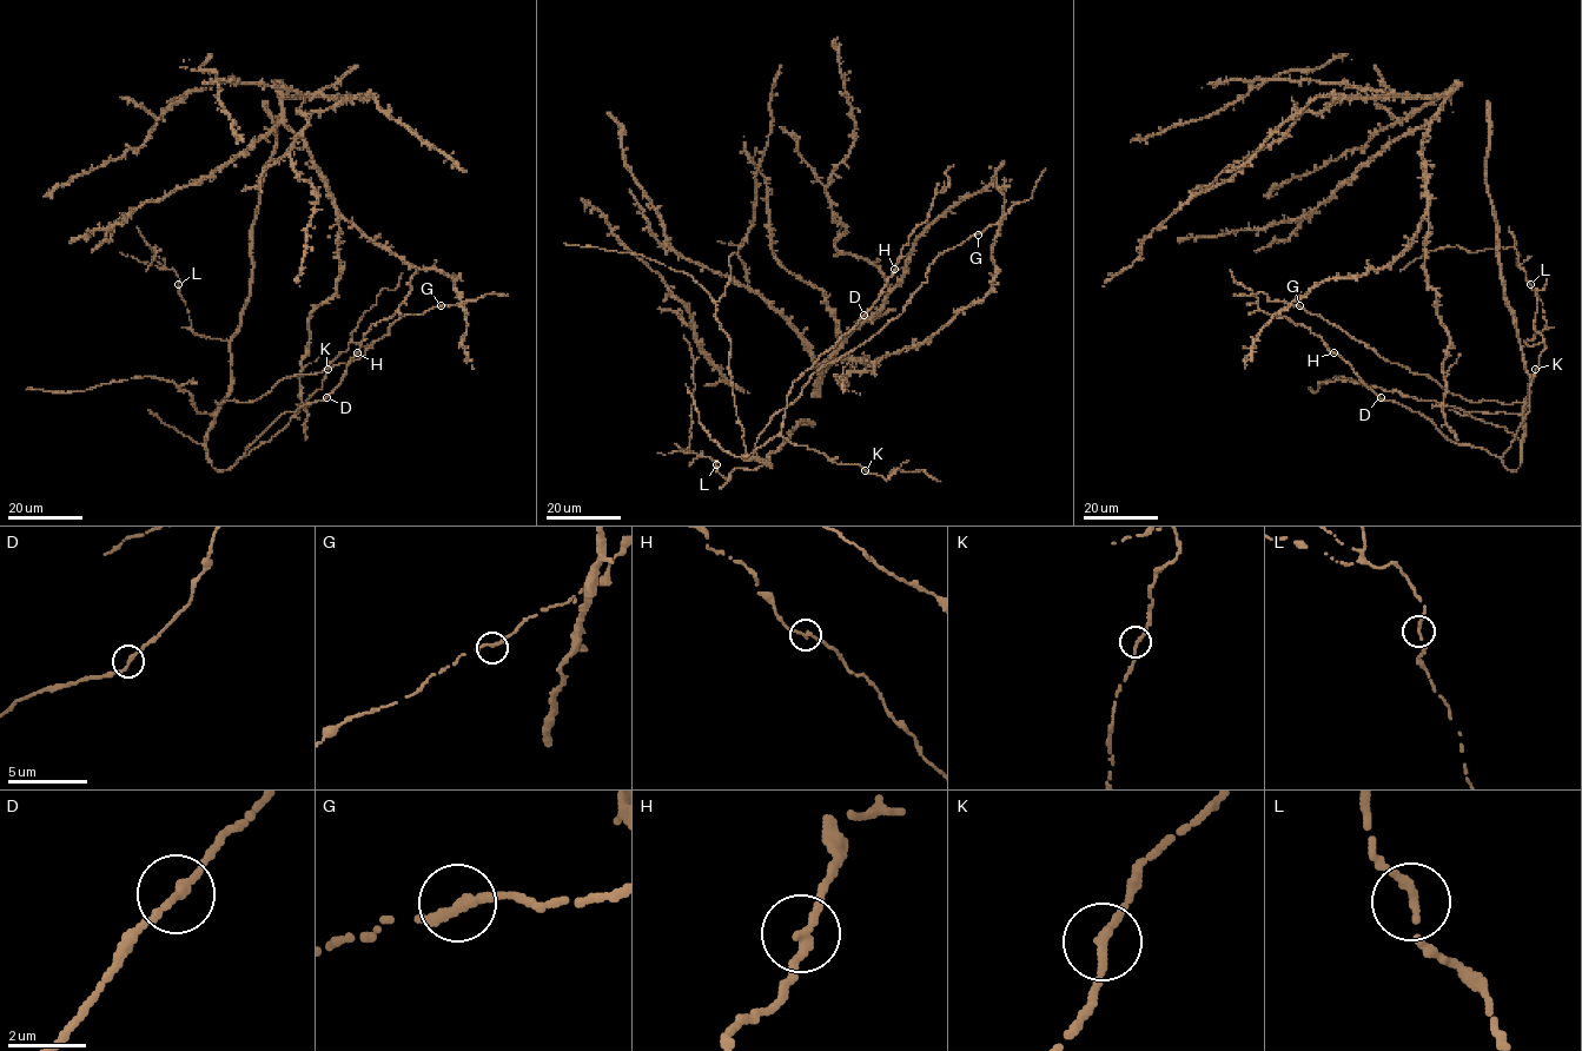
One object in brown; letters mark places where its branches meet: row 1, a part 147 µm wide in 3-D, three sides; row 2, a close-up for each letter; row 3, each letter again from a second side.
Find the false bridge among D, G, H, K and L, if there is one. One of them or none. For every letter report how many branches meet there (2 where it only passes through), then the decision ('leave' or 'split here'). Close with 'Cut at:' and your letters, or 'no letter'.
D: branches 2; leave
G: branches 2; leave
H: branches 2; leave
K: branches 2; leave
L: branches 2; leave
Cut at: no letter

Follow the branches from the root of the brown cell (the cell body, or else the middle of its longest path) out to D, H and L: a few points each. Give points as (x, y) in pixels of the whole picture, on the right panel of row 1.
D: (1298, 306), (1450, 394), (1522, 403), (1521, 464), (1509, 470), (1381, 397)
H: (1298, 306), (1450, 394), (1522, 403), (1521, 464), (1509, 470), (1449, 441), (1335, 354)
L: (1298, 306), (1450, 394), (1511, 404), (1529, 392), (1521, 342), (1535, 339), (1546, 324), (1530, 285)

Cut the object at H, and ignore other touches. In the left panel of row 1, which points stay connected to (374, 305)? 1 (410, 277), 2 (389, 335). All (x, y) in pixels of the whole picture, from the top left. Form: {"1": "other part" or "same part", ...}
{"1": "other part", "2": "same part"}

